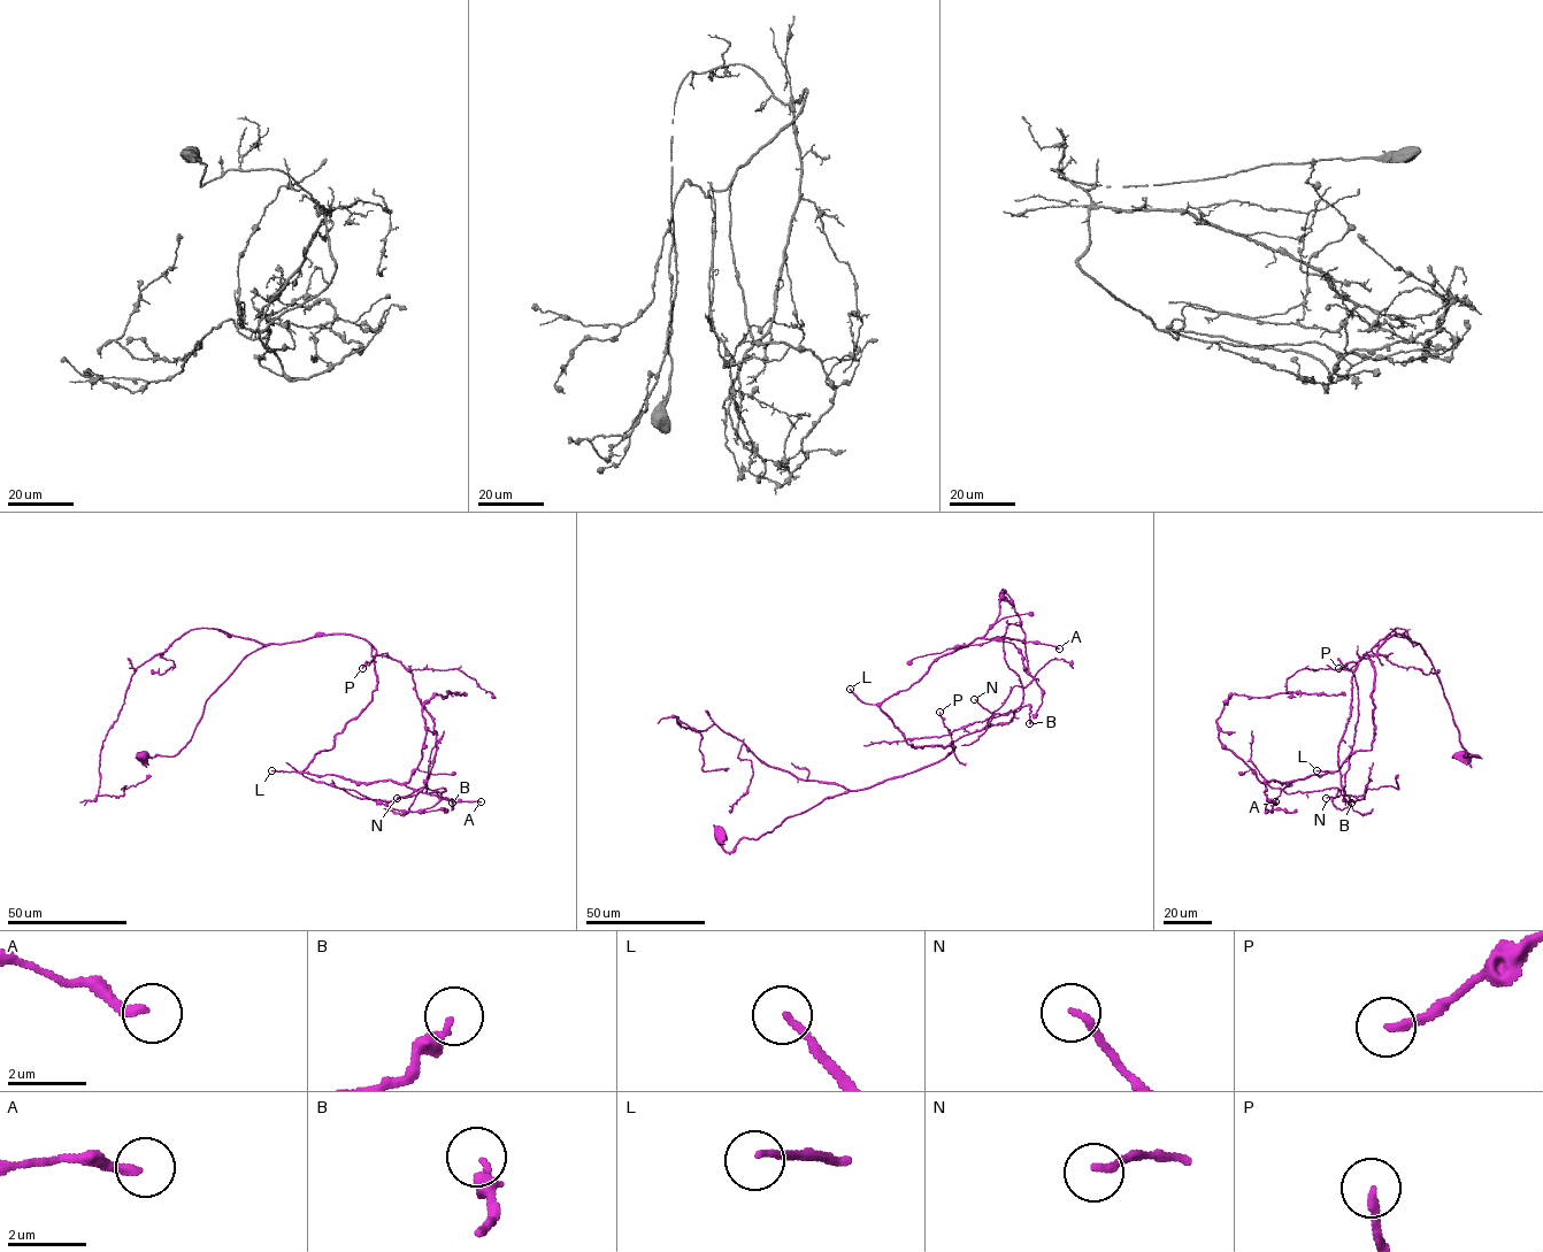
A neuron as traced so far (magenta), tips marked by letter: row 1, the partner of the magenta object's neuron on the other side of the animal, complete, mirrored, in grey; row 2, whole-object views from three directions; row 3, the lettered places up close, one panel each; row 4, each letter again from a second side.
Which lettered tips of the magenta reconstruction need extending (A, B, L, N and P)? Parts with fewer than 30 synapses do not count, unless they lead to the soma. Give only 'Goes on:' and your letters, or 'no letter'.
Goes on: L

